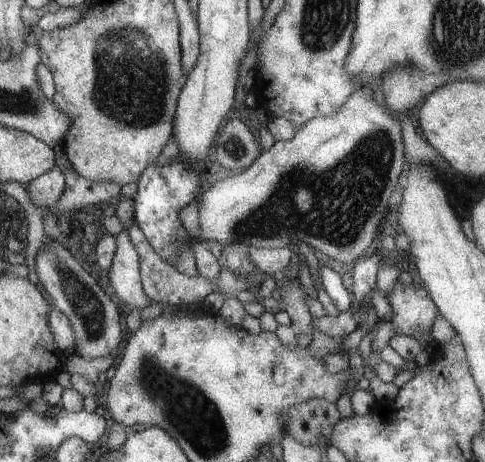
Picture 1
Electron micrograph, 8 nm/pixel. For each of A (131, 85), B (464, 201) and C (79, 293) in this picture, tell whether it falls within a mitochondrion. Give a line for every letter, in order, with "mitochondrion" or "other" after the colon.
A: mitochondrion
B: other
C: mitochondrion

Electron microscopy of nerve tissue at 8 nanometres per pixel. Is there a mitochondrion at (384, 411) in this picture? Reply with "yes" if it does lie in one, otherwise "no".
no

